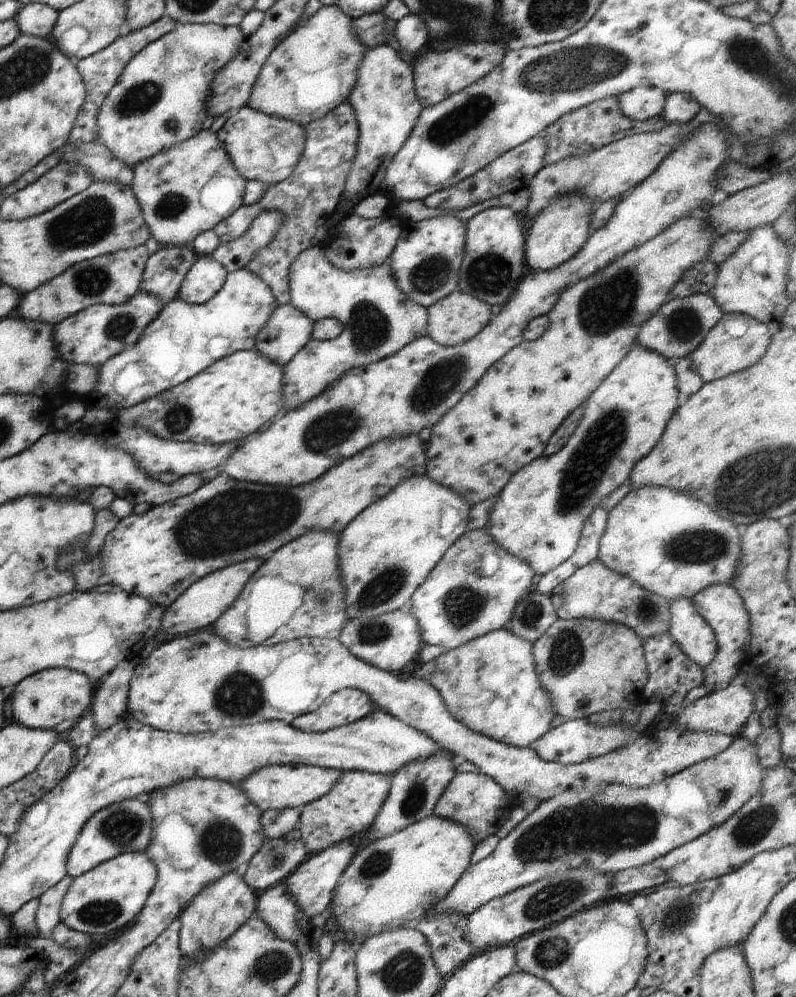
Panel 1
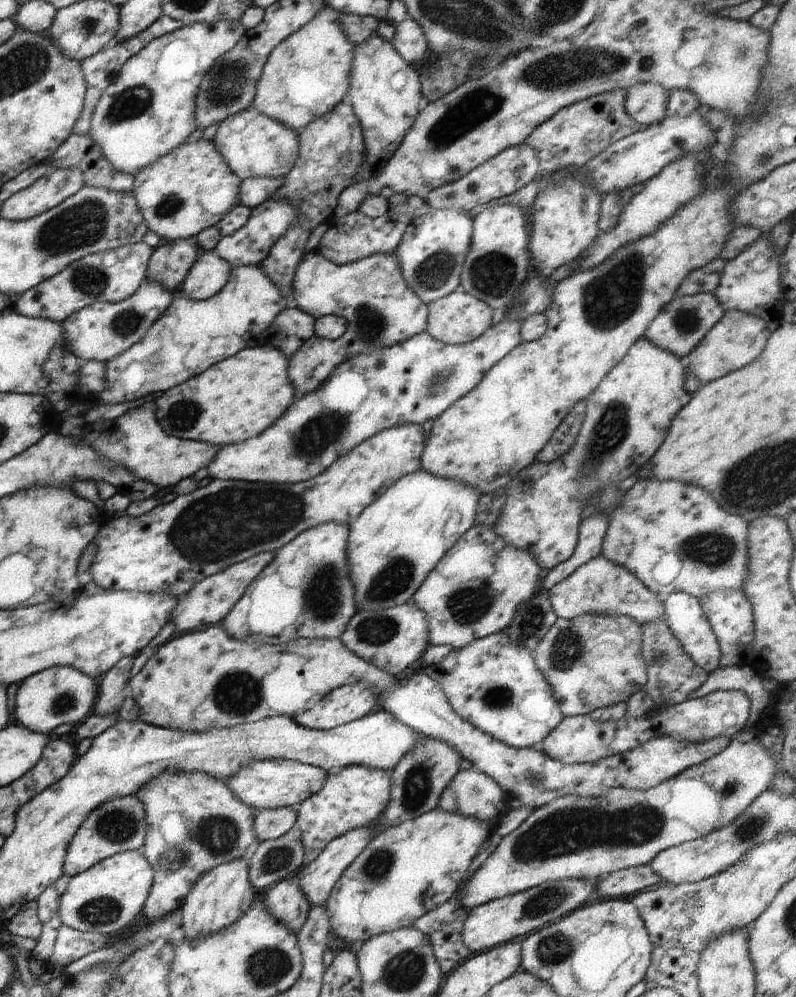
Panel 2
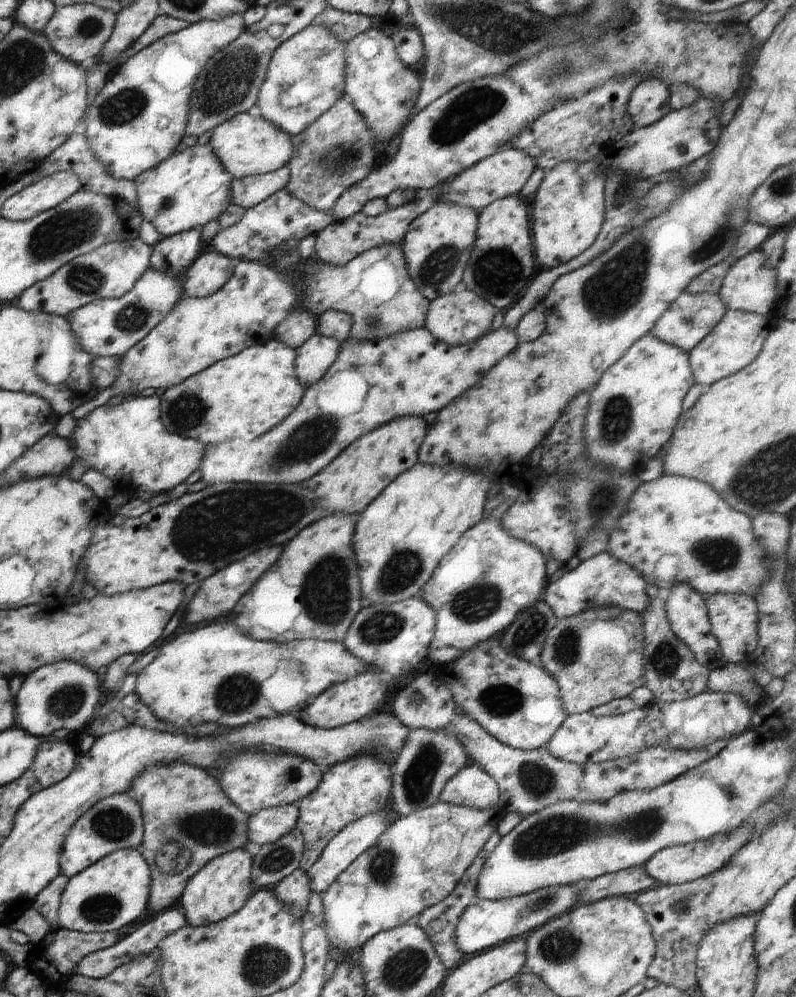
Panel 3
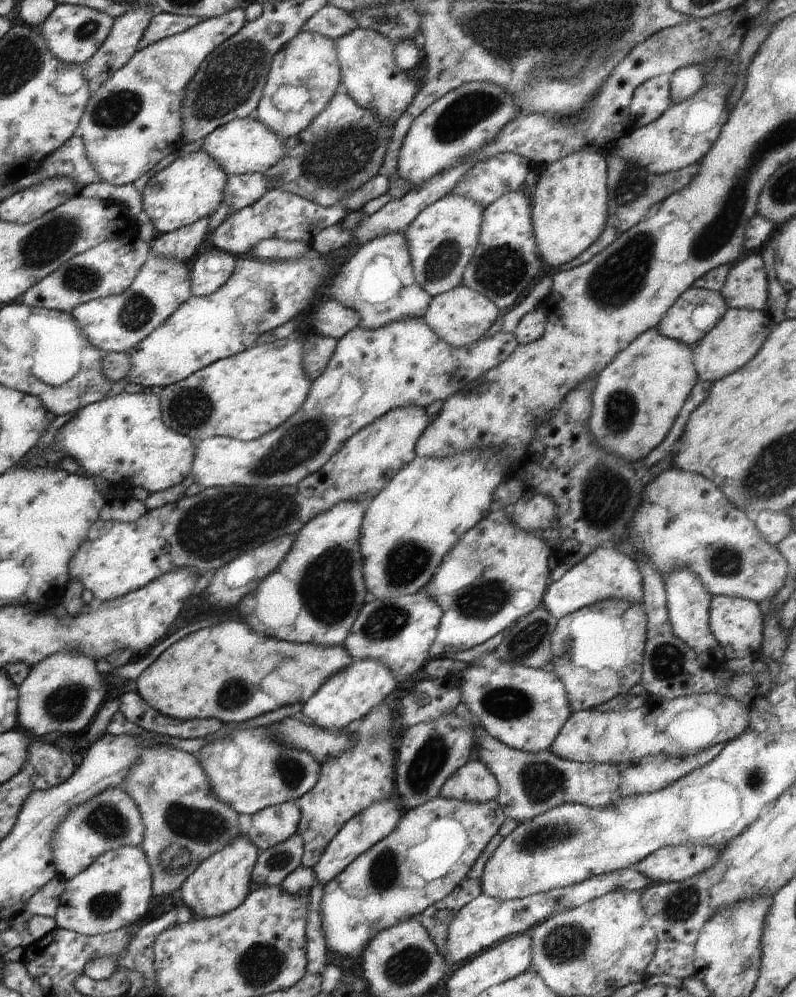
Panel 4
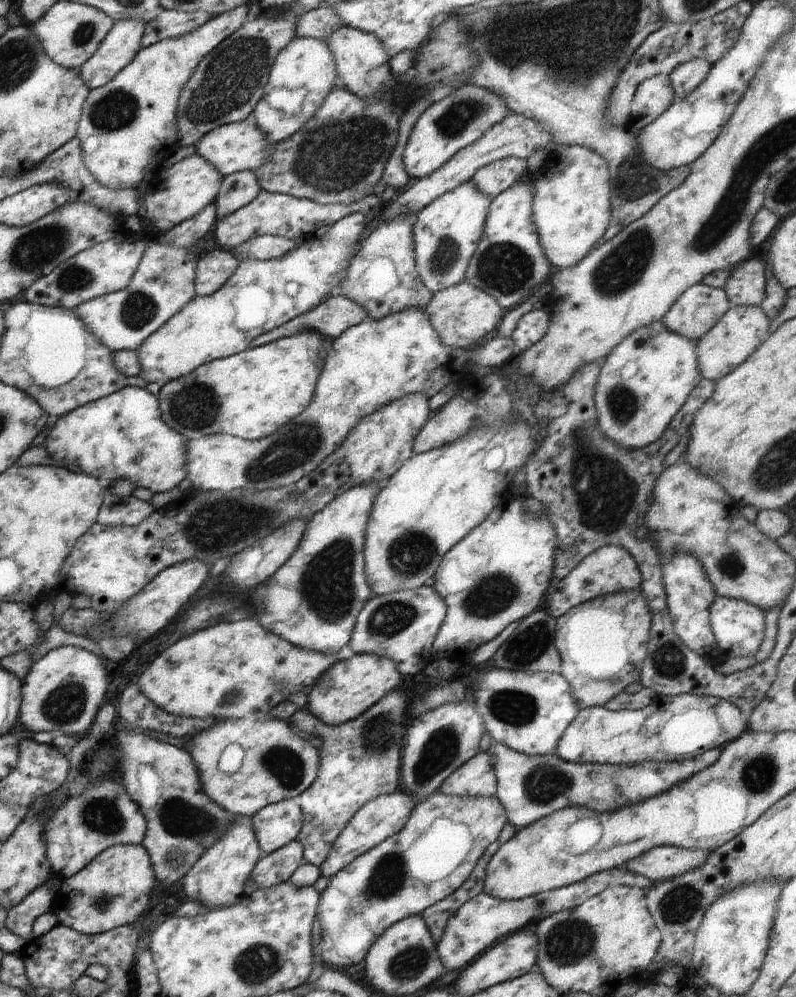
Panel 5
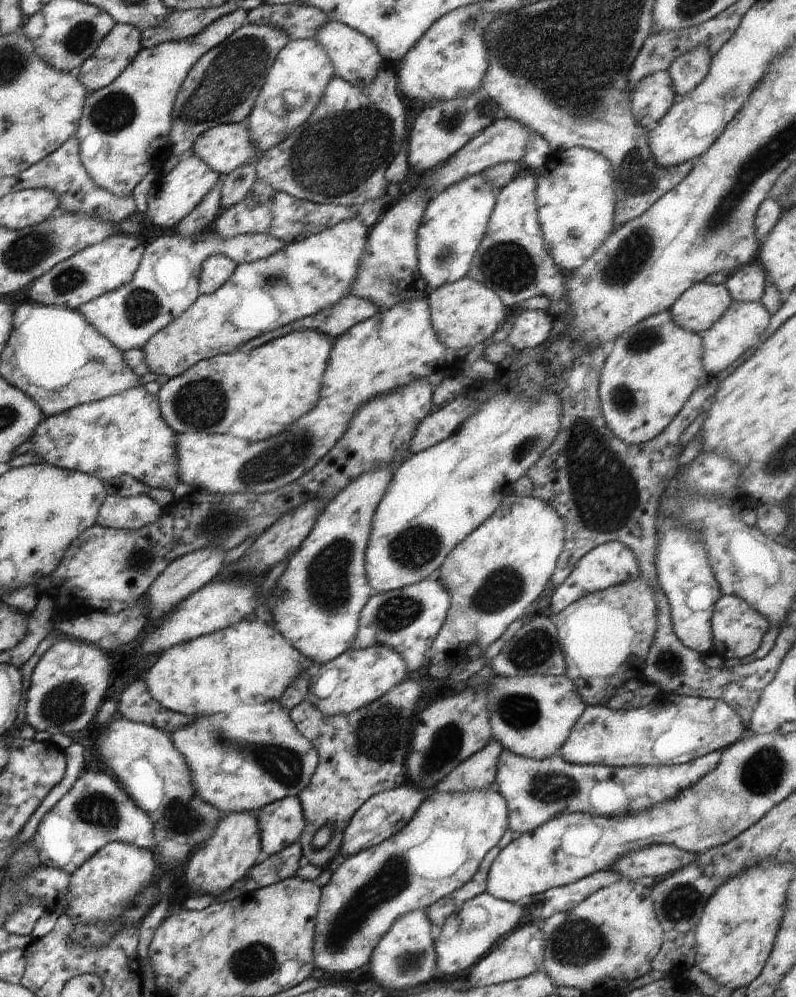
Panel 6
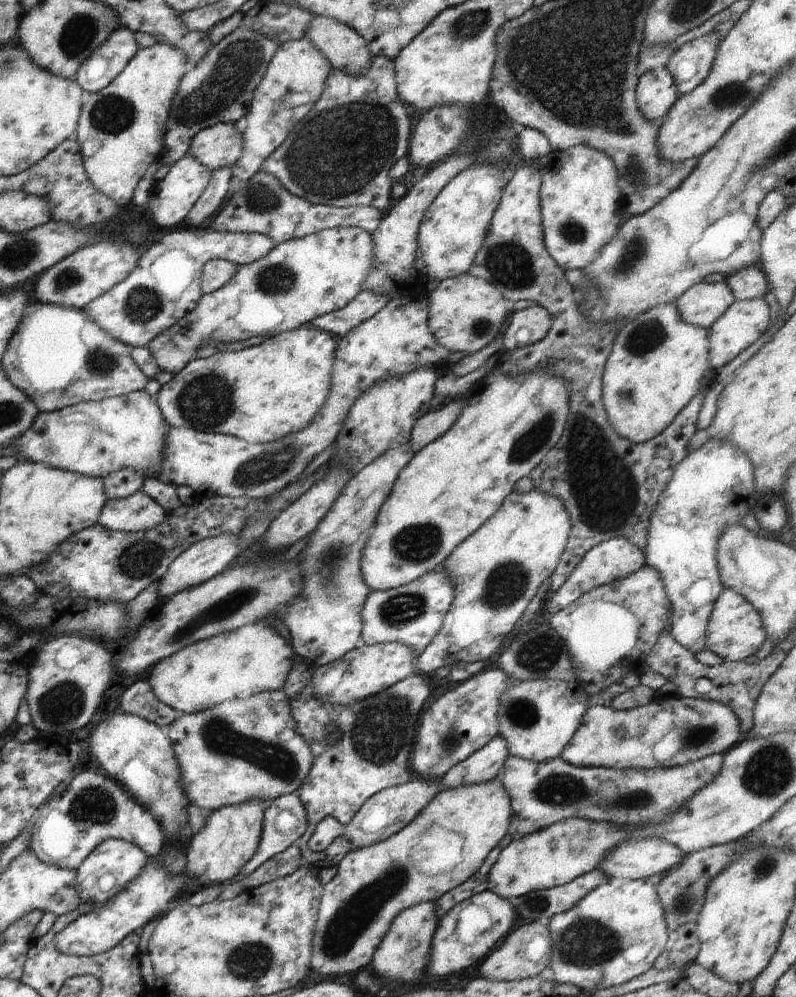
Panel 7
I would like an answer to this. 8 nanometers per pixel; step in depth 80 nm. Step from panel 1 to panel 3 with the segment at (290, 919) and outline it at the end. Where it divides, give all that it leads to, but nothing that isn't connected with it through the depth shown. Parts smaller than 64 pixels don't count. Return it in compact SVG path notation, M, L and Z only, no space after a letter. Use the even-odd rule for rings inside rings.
M294 870L286 876L278 885L273 887L276 900L284 904L286 910L290 910L296 918L303 918L308 912L308 900L311 896L310 876L302 870Z

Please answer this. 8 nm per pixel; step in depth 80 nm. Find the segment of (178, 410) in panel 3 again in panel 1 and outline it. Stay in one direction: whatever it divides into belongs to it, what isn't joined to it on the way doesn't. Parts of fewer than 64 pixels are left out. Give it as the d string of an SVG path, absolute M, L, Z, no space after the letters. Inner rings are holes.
M260 350L237 351L214 362L206 371L190 378L187 382L174 386L165 392L135 406L116 412L115 420L122 426L144 426L163 440L192 442L202 445L217 445L234 442L240 438L249 438L268 426L274 418L283 414L284 390L282 374L284 366L266 358Z

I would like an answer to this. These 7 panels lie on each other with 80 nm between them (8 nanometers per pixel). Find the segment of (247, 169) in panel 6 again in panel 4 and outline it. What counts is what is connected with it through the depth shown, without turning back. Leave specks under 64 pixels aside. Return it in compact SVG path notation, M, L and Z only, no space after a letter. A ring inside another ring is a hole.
M262 173L228 175L222 192L222 203L210 218L210 232L216 230L224 220L257 202L270 189L270 182Z

